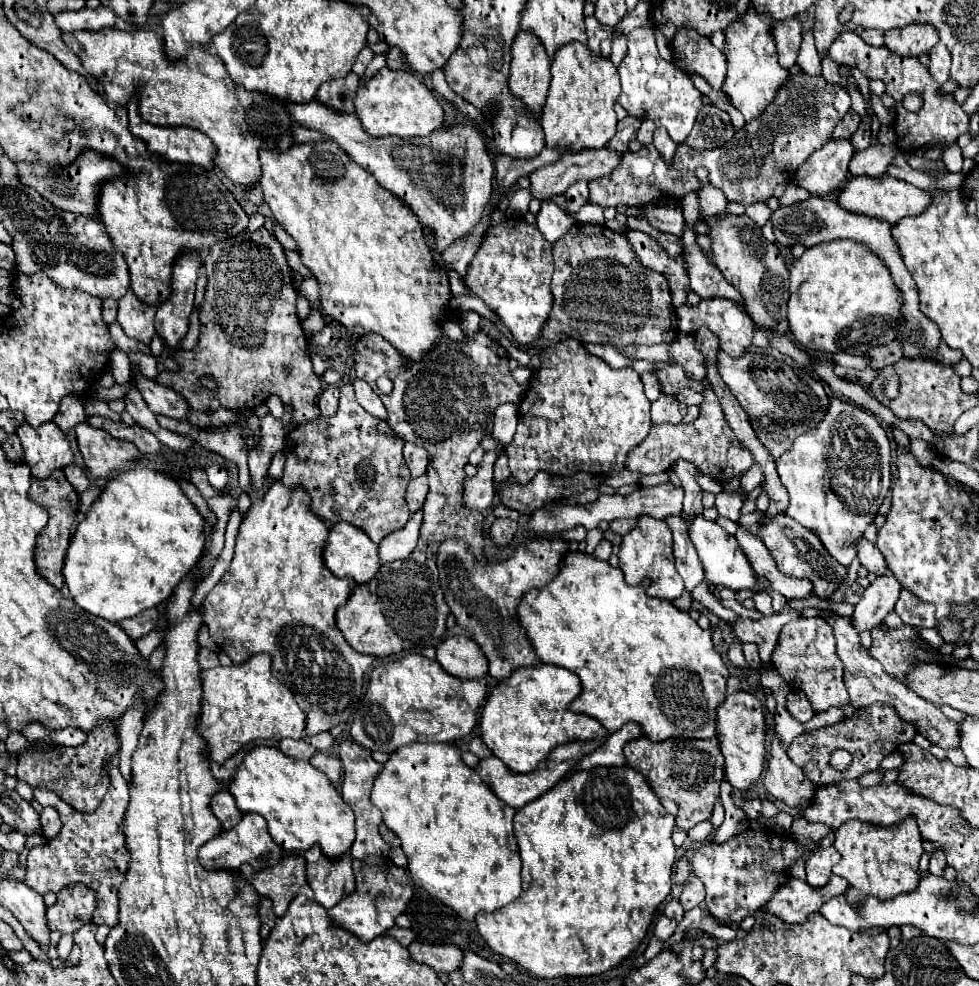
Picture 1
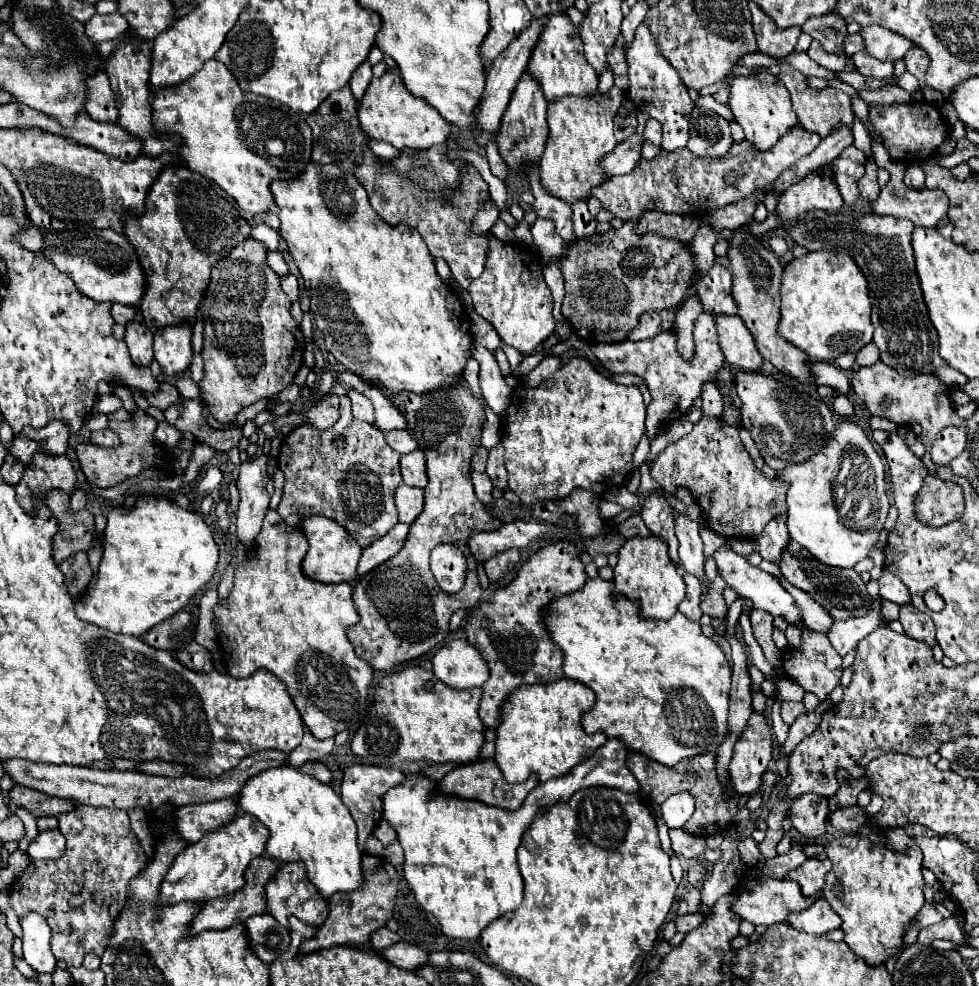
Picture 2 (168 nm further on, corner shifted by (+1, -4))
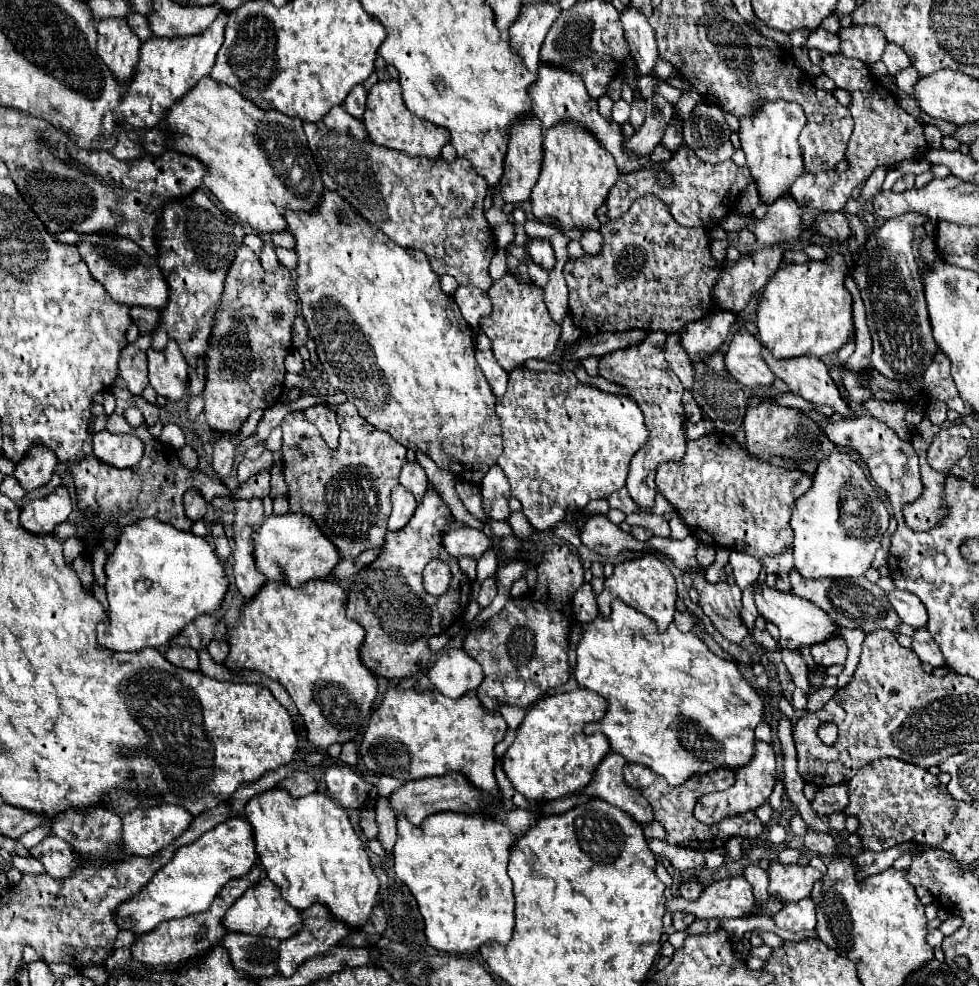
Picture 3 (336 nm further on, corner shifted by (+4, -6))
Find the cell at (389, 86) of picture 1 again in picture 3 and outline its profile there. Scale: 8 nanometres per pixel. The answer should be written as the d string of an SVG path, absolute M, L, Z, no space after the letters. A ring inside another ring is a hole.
M377 81L369 95L367 95L367 107L363 113L363 125L369 133L369 139L377 145L401 151L409 157L439 157L439 151L445 143L449 143L449 131L445 127L437 127L421 117L415 117L409 113L401 99L401 85L399 81Z

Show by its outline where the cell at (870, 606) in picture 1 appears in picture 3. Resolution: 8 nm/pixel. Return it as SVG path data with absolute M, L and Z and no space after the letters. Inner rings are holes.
M841 635L837 637L829 637L829 641L823 641L821 645L813 645L811 647L811 655L813 655L813 661L817 665L835 665L835 663L845 663L847 659L847 645L845 645L845 639Z

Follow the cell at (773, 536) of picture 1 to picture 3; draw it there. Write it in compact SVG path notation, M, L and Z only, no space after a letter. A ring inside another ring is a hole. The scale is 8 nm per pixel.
M797 569L789 573L793 593L813 601L817 607L821 607L835 623L849 627L849 629L863 629L865 633L877 631L877 629L889 629L895 631L897 625L901 623L897 613L887 601L887 593L879 589L875 583L869 583L865 577L857 579L833 579L833 577L823 577L823 579L805 579Z

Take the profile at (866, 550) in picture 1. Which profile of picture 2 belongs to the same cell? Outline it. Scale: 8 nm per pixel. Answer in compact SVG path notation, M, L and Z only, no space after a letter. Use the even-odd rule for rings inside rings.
M884 569L880 583L880 597L896 603L896 605L908 605L910 603L910 591L908 587L904 587L904 583L900 579L896 579L896 575L892 575L888 569Z

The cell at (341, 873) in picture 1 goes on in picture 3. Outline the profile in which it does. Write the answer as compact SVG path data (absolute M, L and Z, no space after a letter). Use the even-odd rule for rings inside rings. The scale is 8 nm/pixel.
M263 877L255 889L247 889L235 905L225 913L223 923L229 931L239 931L239 933L249 933L249 935L267 935L267 937L277 937L277 939L289 939L297 929L301 929L301 911L293 909L283 897L281 889L269 877Z

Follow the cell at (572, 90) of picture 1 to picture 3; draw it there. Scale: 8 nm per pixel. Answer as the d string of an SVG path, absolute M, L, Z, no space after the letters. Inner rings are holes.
M555 125L553 129L547 129L543 151L545 159L541 175L531 193L533 215L545 223L553 219L563 229L599 229L595 211L603 205L609 189L619 177L613 155L605 153L605 149L597 145L597 137L593 137L593 133L585 133L581 125Z

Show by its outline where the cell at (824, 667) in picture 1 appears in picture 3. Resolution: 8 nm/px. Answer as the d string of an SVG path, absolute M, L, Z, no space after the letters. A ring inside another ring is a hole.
M817 665L815 669L809 669L809 683L811 683L811 687L815 687L815 689L823 689L823 681L825 681L825 667L821 667L821 665Z

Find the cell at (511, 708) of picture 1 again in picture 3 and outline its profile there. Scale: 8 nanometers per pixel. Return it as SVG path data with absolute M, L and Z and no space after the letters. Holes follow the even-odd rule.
M587 689L549 695L525 713L513 745L503 755L503 771L513 787L529 801L559 799L589 785L595 767L609 753L609 741L601 733L585 735L583 725L605 715L607 701Z

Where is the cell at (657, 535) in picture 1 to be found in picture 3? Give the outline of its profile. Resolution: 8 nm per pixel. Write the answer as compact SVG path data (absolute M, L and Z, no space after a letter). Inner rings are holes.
M647 553L639 559L625 559L615 565L613 575L609 579L605 579L603 593L597 597L597 605L603 615L609 613L609 605L615 597L619 597L629 607L633 607L639 613L653 619L659 631L665 631L667 625L673 621L673 613L675 613L675 601L677 601L675 577L669 571L669 567L661 559L657 559L653 553Z

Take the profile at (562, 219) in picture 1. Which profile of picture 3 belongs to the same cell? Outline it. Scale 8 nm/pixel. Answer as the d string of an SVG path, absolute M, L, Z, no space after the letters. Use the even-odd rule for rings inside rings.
M531 239L529 241L529 253L531 253L533 263L537 263L545 269L553 269L555 251L553 251L553 245L547 239Z

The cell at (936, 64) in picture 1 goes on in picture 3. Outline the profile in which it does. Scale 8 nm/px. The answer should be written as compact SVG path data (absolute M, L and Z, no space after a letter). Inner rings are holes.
M889 43L889 45L887 45L887 49L885 49L885 53L883 53L881 61L887 65L887 69L889 69L889 73L891 73L891 75L897 75L899 71L903 71L903 69L911 67L909 55L907 55L901 47L897 47L897 45L893 45L893 43Z

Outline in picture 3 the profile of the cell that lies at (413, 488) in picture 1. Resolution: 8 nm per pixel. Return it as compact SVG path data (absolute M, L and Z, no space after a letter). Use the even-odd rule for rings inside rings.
M397 485L391 493L391 505L393 505L393 513L389 517L389 531L399 531L413 517L417 509L417 501L405 487Z

